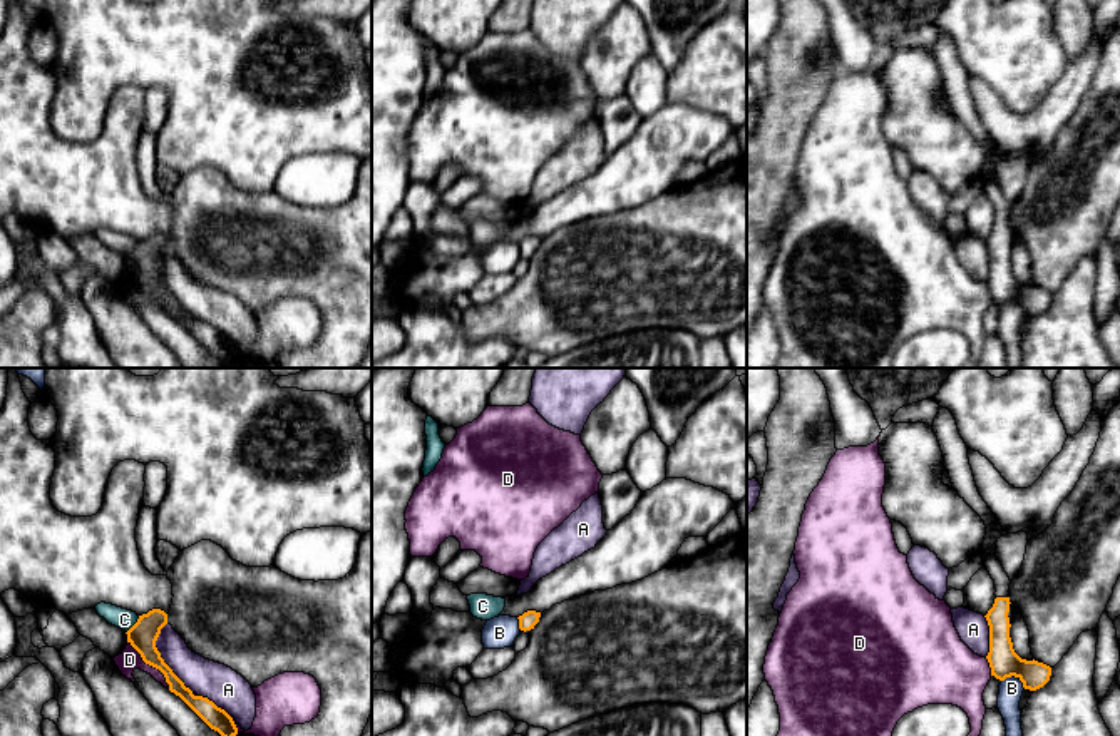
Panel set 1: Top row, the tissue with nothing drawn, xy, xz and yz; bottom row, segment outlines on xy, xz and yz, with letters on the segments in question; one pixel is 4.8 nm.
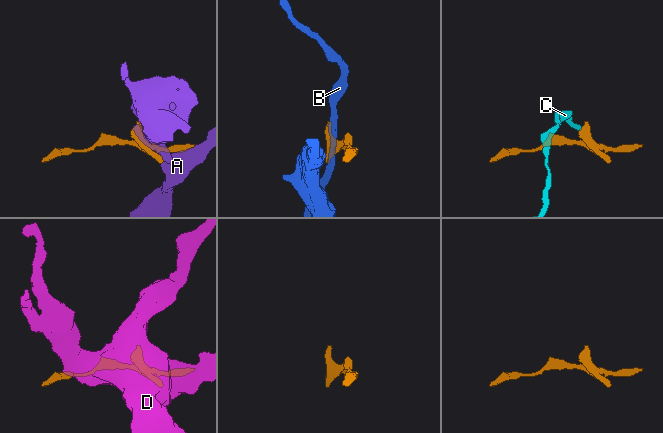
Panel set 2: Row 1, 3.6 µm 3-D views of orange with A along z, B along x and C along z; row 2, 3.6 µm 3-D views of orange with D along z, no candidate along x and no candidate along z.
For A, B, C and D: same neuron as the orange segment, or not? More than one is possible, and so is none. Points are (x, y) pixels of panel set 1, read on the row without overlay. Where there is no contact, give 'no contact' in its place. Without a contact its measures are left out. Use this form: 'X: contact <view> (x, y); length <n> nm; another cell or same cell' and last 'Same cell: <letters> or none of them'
A: contact xy (161, 283); length 360 nm; another cell
B: contact yz (1015, 301); length 130 nm; another cell
C: contact xy (134, 250); length 110 nm; another cell
D: contact xy (151, 290); length 300 nm; another cell
Same cell: none of them

